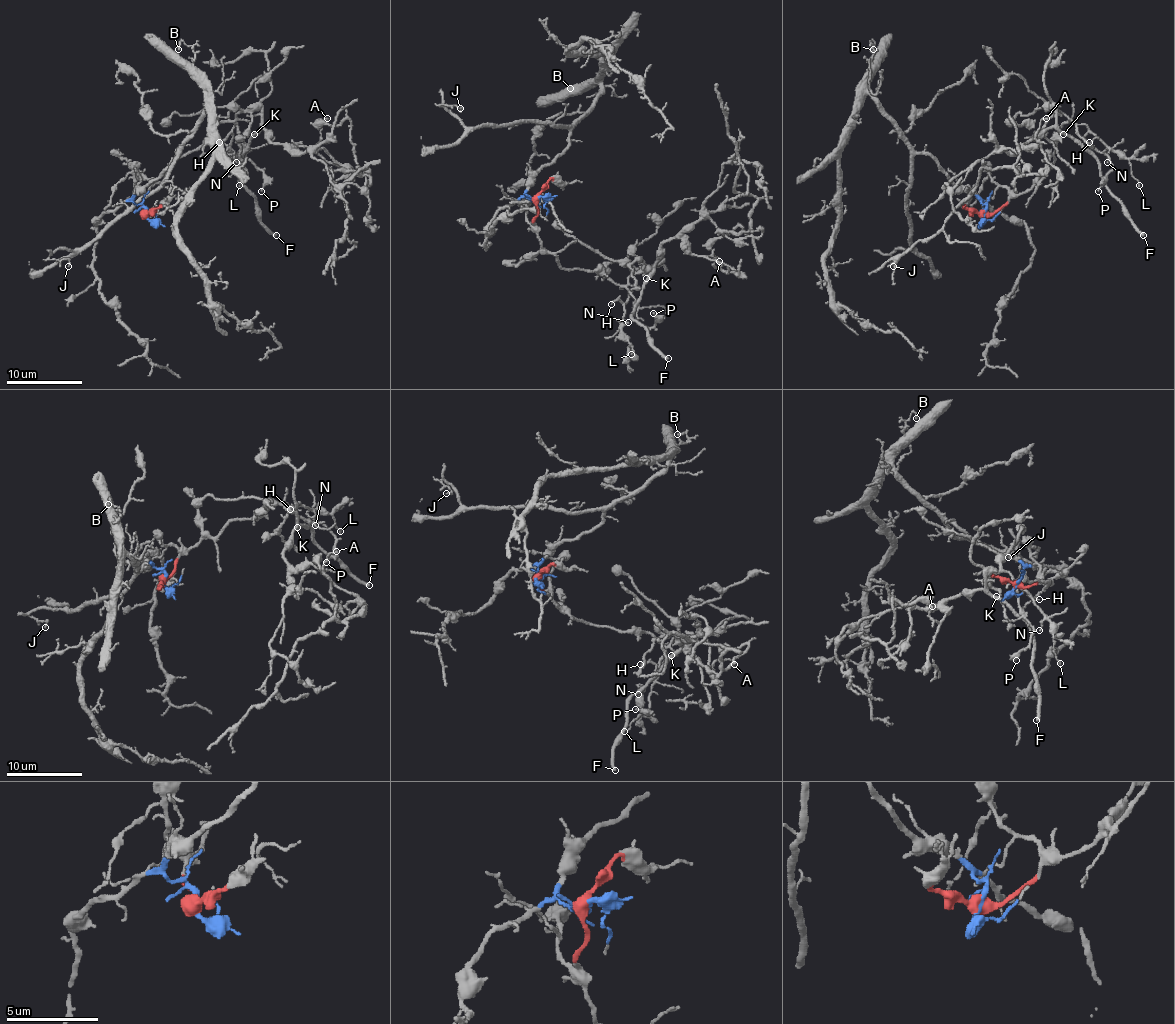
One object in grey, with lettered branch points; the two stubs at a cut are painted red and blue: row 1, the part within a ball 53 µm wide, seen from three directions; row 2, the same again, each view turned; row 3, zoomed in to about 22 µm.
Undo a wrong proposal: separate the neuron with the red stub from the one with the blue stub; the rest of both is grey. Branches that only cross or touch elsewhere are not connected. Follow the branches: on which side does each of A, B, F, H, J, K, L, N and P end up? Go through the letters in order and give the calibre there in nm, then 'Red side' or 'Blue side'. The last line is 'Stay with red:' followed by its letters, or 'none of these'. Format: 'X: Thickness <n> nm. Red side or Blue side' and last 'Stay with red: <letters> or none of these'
A: Thickness 140 nm. Red side
B: Thickness 150 nm. Blue side
F: Thickness 280 nm. Red side
H: Thickness 120 nm. Red side
J: Thickness 110 nm. Blue side
K: Thickness 280 nm. Red side
L: Thickness 130 nm. Red side
N: Thickness 80 nm. Red side
P: Thickness 140 nm. Red side
Stay with red: A, F, H, K, L, N, P

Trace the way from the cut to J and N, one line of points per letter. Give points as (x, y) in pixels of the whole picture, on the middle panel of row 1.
J: (537, 199), (526, 191), (532, 178), (570, 144), (570, 132), (532, 121), (465, 126), (442, 106), (459, 107)
N: (537, 199), (533, 223), (539, 244), (566, 269), (600, 271), (623, 286), (629, 292), (623, 322), (629, 322)

